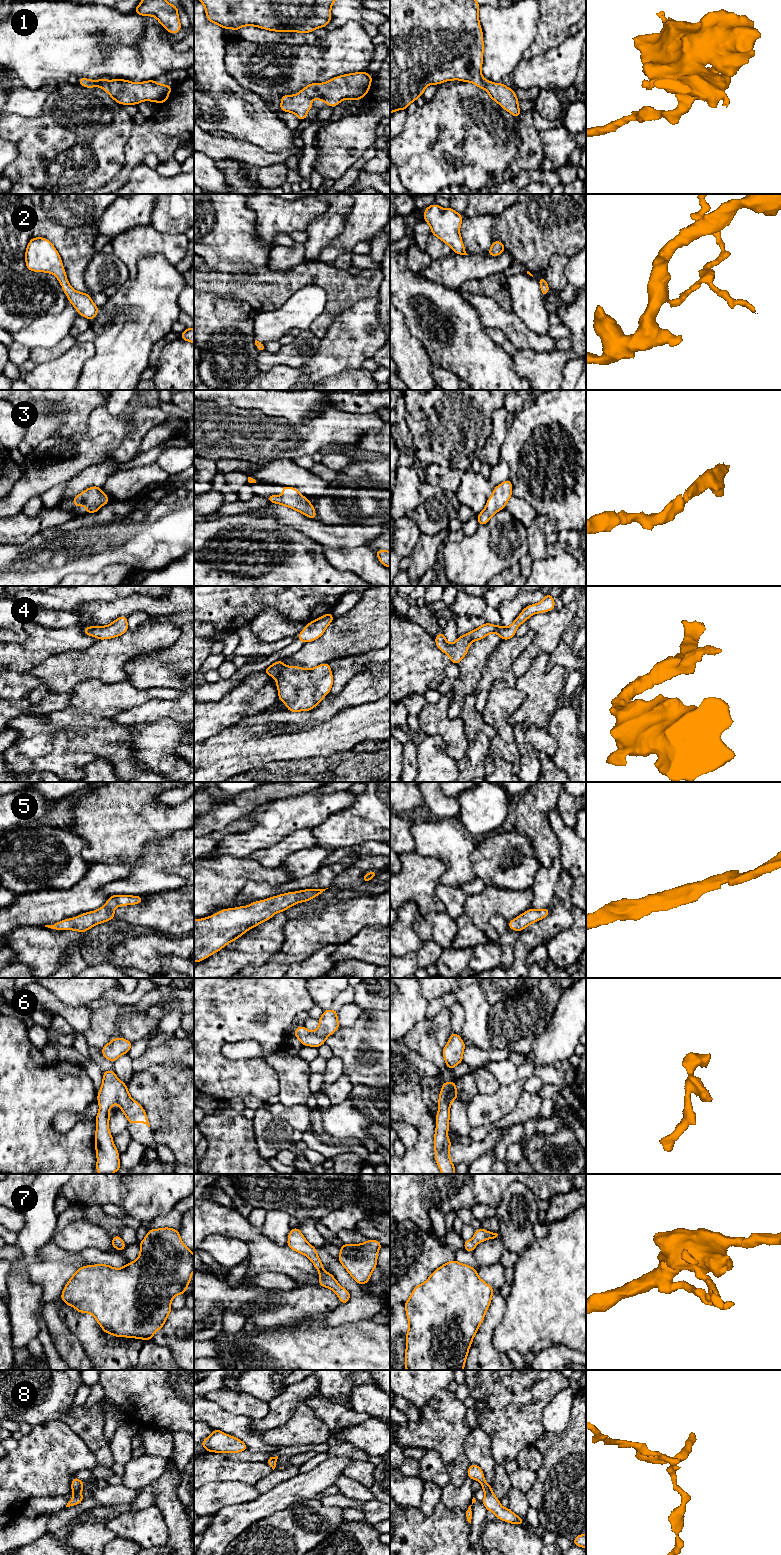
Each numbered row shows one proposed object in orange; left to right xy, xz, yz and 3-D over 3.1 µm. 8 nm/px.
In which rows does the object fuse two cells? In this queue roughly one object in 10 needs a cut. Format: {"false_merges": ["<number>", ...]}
{"false_merges": []}

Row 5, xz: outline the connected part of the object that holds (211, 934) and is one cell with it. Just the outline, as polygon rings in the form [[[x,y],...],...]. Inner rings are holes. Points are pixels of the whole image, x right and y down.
[[[326,888],[328,889],[328,888]],[[305,889],[254,901],[251,905],[223,909],[203,919],[194,919],[194,961],[203,961],[235,941],[275,913],[309,901],[326,889]]]

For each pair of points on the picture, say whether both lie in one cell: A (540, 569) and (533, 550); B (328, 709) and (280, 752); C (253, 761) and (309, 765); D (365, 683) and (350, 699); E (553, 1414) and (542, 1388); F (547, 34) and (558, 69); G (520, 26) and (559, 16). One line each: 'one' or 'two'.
A: two
B: two
C: two
D: one
E: two
F: two
G: two

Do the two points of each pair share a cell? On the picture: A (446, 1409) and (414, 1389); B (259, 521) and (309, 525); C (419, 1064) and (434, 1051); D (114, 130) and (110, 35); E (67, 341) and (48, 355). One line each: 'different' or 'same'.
A: different
B: different
C: different
D: different
E: same

